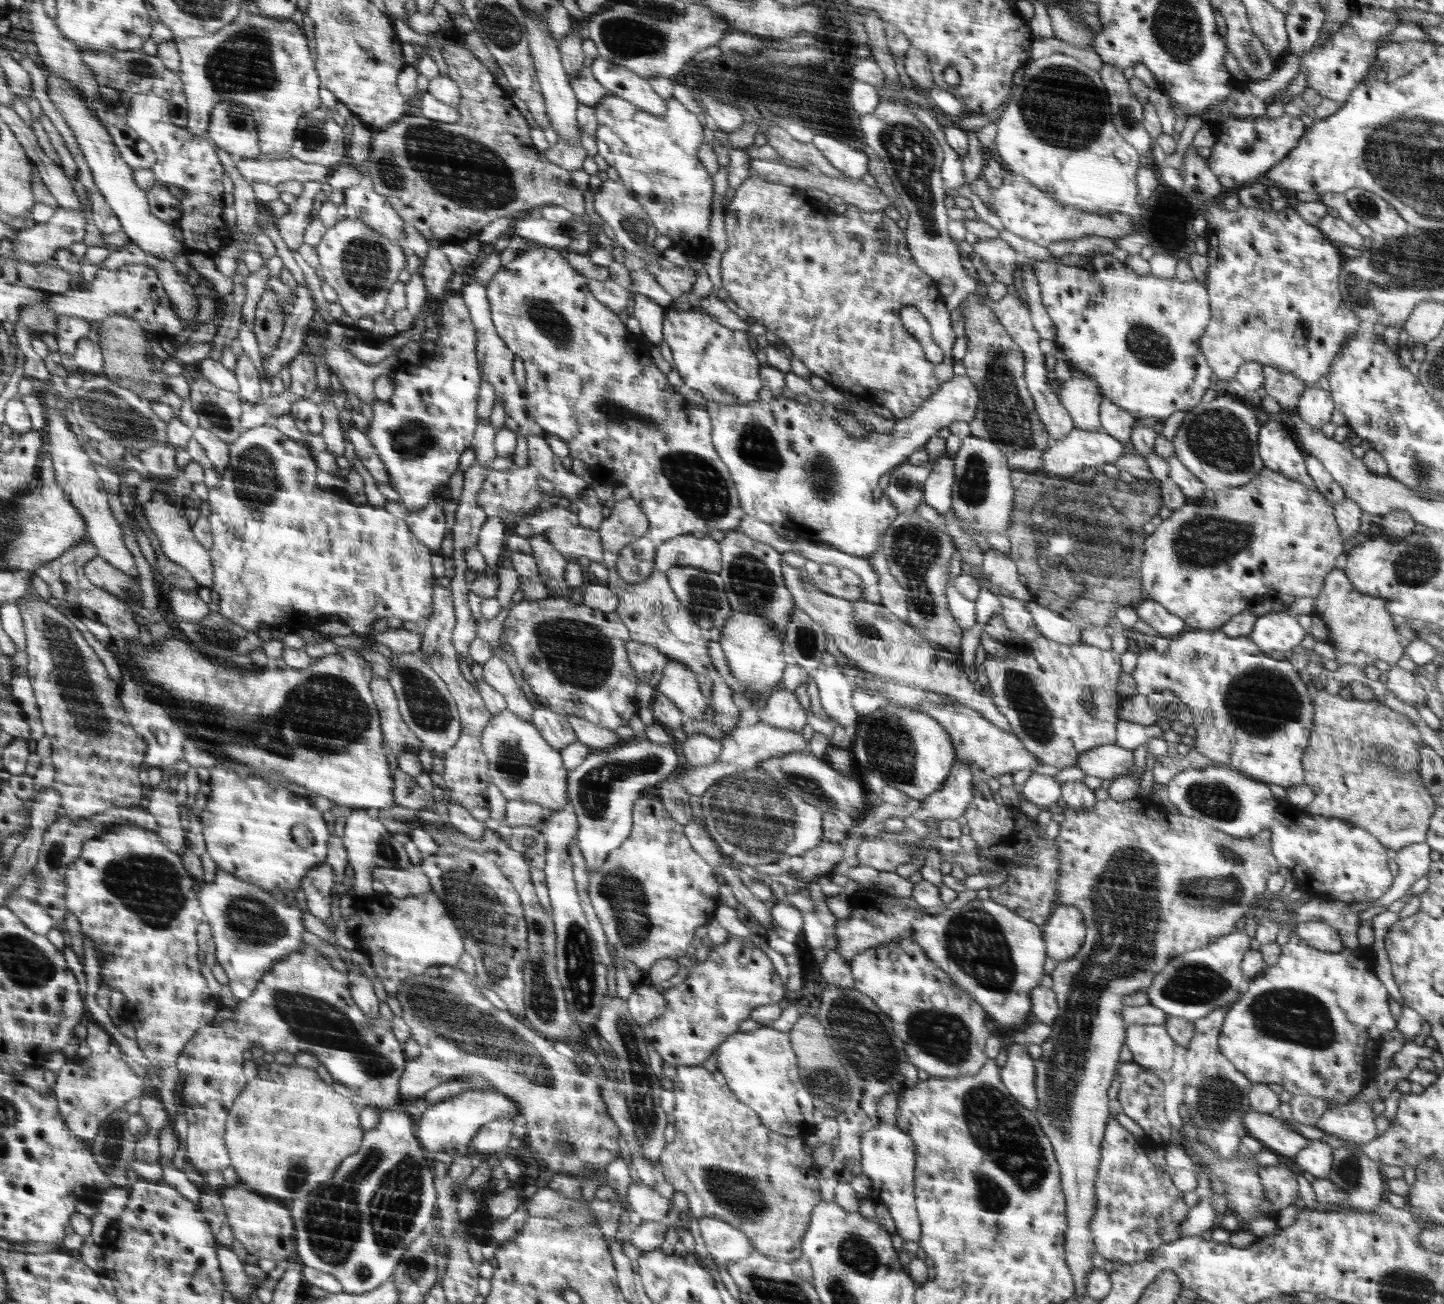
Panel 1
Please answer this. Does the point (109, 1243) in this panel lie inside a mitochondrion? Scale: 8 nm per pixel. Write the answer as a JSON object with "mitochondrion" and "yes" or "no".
{"mitochondrion":"no"}

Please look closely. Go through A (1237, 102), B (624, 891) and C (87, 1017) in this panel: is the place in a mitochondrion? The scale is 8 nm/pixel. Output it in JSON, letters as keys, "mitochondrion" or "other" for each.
{"A":"other","B":"mitochondrion","C":"other"}

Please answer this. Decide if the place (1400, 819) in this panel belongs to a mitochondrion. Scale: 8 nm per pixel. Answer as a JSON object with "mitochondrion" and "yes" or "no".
{"mitochondrion":"yes"}

